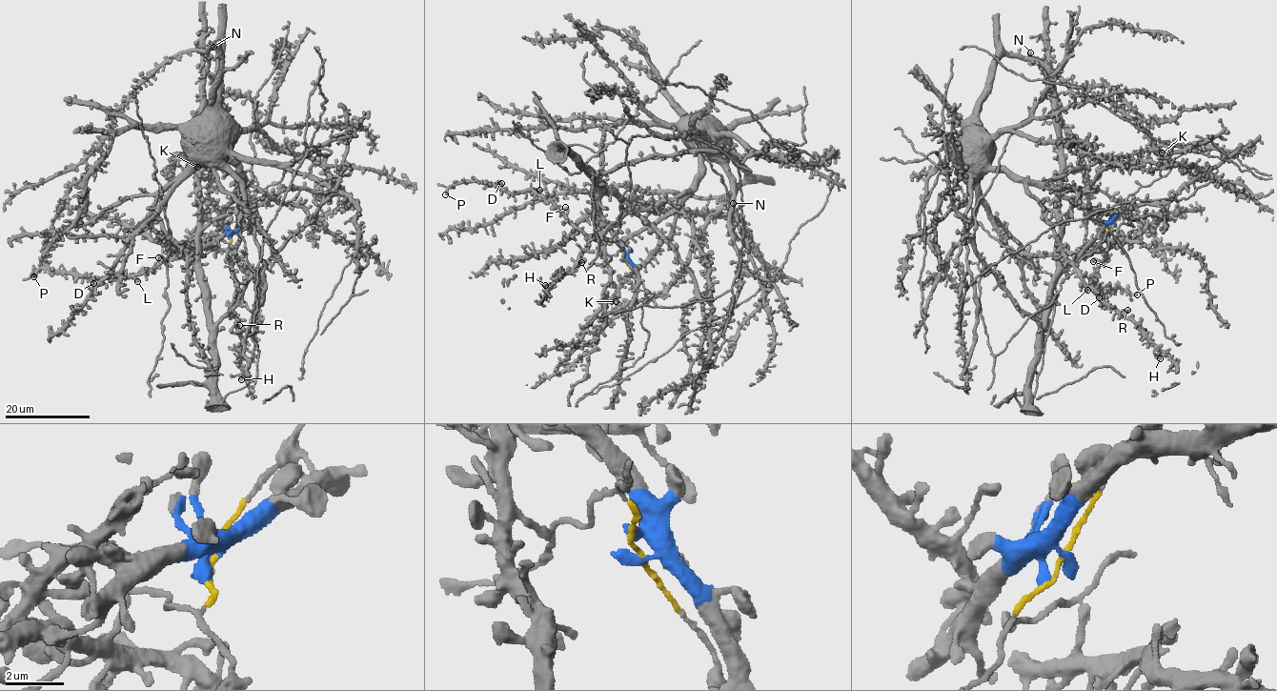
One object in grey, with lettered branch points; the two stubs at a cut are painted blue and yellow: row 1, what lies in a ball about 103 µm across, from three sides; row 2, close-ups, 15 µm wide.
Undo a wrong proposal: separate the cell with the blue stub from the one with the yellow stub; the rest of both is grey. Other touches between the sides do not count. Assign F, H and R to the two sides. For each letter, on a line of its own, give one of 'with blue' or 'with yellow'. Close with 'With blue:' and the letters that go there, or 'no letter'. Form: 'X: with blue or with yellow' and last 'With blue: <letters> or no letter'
F: with yellow
H: with yellow
R: with yellow
With blue: no letter

